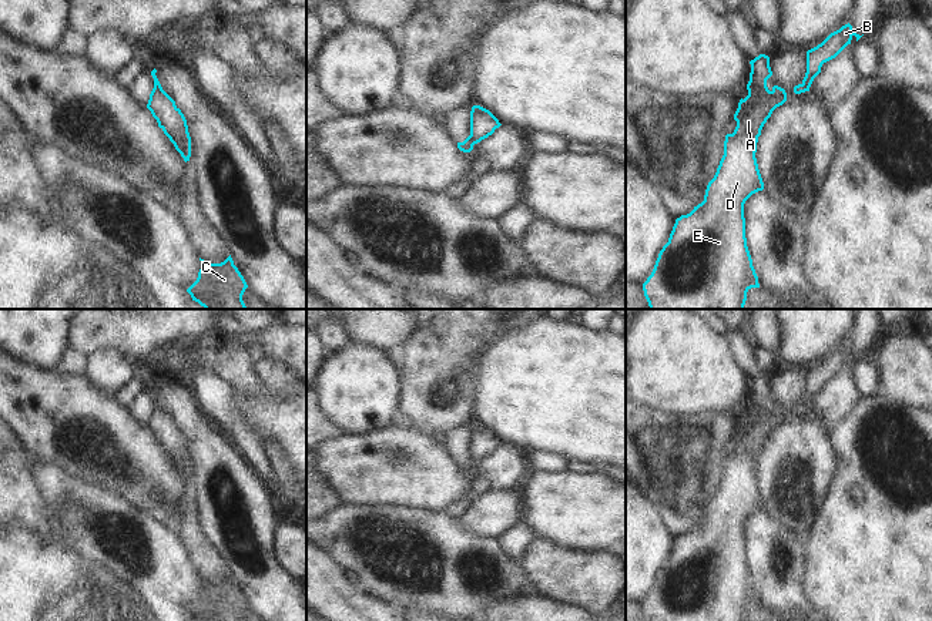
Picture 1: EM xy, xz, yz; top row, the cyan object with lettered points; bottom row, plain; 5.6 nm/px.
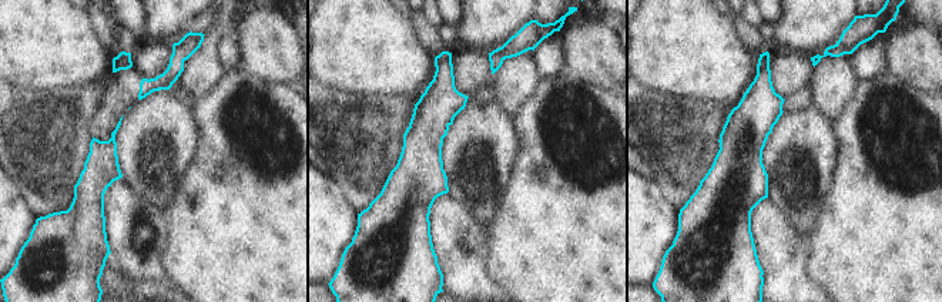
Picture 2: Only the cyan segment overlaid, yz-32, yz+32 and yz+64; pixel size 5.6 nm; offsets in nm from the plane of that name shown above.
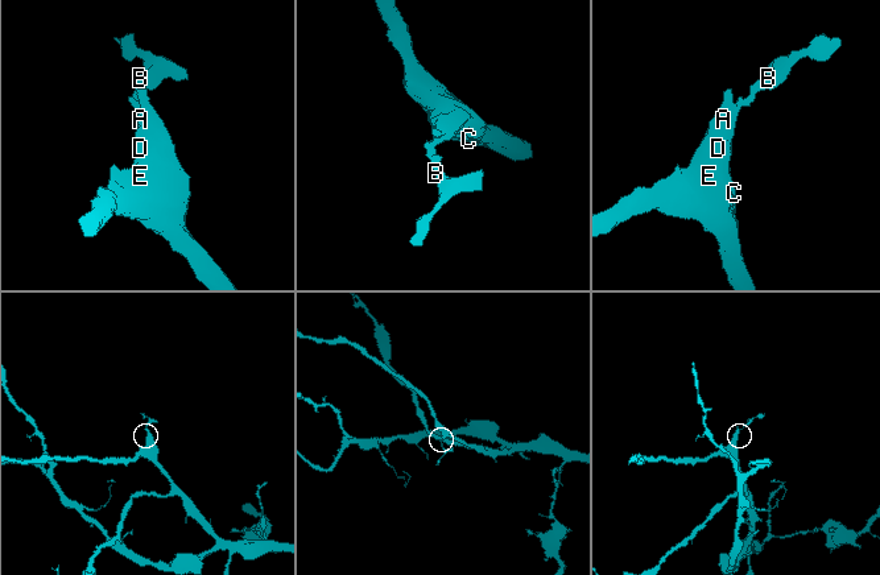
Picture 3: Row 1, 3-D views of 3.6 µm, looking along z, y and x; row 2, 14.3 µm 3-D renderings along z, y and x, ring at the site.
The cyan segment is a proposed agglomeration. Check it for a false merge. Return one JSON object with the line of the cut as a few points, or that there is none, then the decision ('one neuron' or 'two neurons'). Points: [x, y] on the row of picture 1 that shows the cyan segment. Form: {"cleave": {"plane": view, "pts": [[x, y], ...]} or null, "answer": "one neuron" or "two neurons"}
{"cleave": {"plane": "yz", "pts": [[771, 91], [785, 98]]}, "answer": "two neurons"}

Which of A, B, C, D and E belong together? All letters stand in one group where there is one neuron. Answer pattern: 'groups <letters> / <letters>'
groups A C D E / B

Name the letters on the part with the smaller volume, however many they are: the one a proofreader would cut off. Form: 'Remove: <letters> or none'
Remove: B

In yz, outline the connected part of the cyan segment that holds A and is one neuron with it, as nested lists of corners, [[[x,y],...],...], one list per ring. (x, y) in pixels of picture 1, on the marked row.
[[[760,54],[750,64],[748,95],[738,103],[734,114],[737,127],[725,135],[724,155],[707,185],[704,201],[675,219],[668,242],[643,283],[650,309],[744,309],[747,292],[760,288],[747,246],[744,204],[764,189],[755,158],[757,142],[772,111],[787,98],[775,97],[767,87],[772,75],[768,56]]]

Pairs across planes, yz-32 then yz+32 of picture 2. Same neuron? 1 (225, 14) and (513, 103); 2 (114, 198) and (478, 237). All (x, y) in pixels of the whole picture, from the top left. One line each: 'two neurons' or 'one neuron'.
1: one neuron
2: one neuron

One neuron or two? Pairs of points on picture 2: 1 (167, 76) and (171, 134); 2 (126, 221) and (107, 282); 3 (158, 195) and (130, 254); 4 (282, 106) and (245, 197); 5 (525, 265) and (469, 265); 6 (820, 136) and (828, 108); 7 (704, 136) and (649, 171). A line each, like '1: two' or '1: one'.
1: two
2: two
3: two
4: one
5: two
6: two
7: two

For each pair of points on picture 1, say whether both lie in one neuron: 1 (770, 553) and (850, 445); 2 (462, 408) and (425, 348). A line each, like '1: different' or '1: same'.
1: different
2: same

